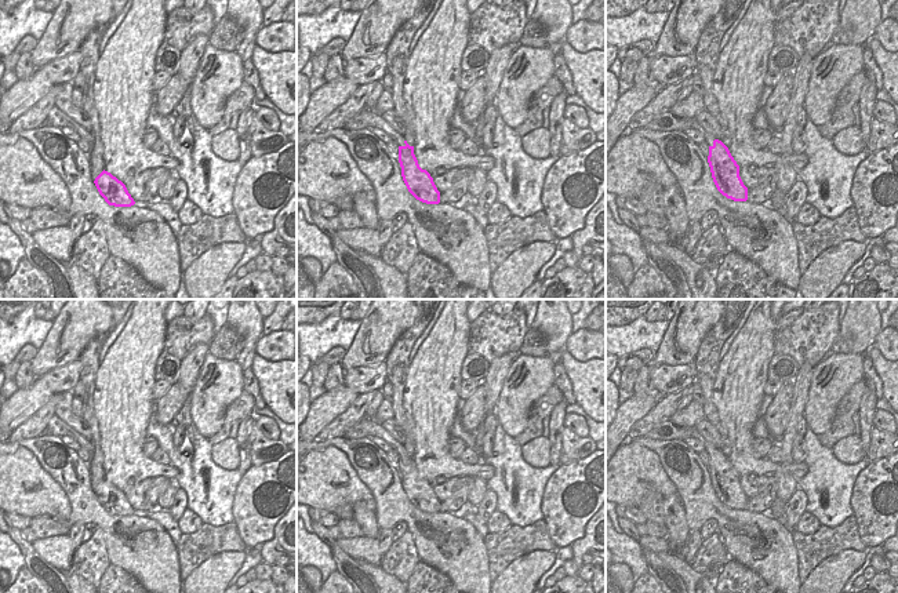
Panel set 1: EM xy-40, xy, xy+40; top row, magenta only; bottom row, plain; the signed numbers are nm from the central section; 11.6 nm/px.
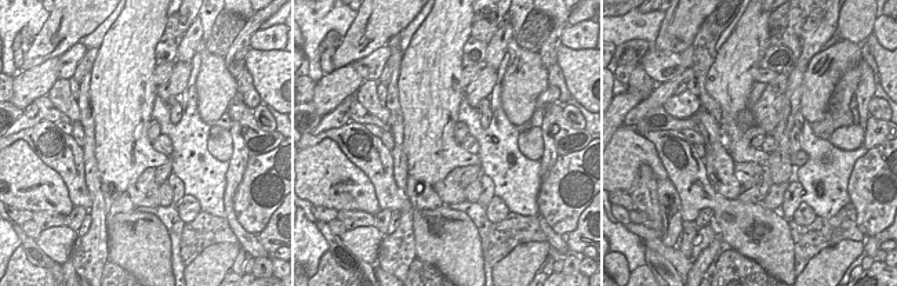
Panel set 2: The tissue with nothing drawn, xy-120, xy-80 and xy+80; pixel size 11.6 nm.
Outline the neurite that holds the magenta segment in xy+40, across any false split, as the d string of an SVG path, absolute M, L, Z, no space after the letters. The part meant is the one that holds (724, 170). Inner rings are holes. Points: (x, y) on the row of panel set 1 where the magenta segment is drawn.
M719 139L709 146L708 163L717 190L734 201L748 200L748 188L739 177L739 165L728 148Z

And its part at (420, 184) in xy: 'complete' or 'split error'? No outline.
complete

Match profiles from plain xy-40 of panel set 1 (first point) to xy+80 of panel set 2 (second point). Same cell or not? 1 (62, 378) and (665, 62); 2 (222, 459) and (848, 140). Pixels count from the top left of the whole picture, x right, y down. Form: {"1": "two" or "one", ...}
{"1": "one", "2": "one"}

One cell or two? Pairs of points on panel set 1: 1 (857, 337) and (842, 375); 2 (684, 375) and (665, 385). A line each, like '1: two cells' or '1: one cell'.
1: two cells
2: one cell

